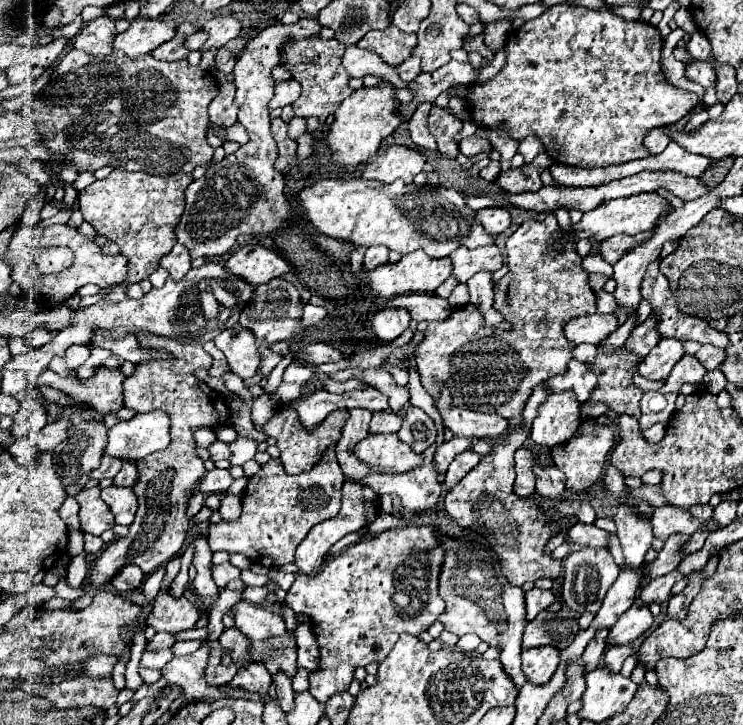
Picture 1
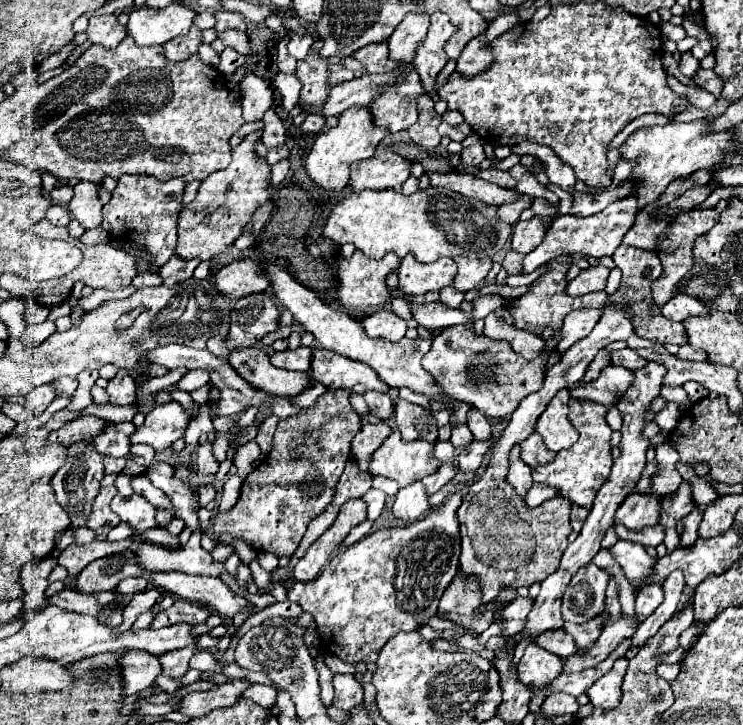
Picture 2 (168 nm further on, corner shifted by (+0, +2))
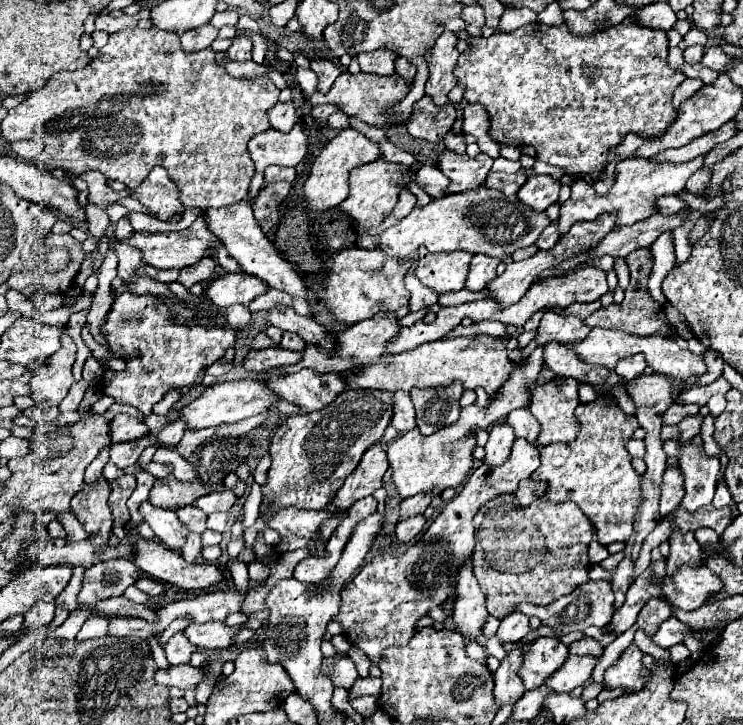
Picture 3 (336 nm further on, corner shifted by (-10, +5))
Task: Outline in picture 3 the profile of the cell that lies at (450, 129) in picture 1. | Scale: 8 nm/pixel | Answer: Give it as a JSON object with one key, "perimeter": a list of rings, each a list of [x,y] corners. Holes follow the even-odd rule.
{"perimeter":[[[422,97],[416,101],[414,111],[410,119],[406,121],[406,129],[412,137],[424,139],[424,141],[442,141],[442,137],[452,129],[452,123],[456,121],[456,109],[454,105],[446,105],[446,109],[438,109],[430,97]]]}

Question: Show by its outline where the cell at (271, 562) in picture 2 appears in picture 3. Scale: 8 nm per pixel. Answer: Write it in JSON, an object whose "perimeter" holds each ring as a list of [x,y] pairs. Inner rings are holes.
{"perimeter":[[[252,561],[252,563],[248,565],[248,571],[250,571],[250,581],[252,581],[252,583],[262,583],[262,581],[266,581],[268,575],[270,575],[270,567],[264,565],[264,563],[260,563],[260,561]]]}

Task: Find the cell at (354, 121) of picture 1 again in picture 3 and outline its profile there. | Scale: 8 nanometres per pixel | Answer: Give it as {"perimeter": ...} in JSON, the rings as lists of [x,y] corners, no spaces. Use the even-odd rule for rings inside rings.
{"perimeter":[[[352,127],[340,131],[332,141],[328,141],[320,149],[318,157],[312,163],[310,175],[304,183],[304,203],[306,203],[306,207],[310,211],[326,211],[326,209],[342,203],[348,197],[348,189],[350,189],[348,173],[358,165],[376,161],[378,157],[382,157],[382,151],[380,151],[380,145],[376,141],[368,139],[366,135],[362,135],[360,131],[356,131]]]}

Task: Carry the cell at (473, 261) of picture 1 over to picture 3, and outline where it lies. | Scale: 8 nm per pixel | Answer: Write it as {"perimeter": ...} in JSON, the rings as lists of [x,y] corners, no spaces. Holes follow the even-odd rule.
{"perimeter":[[[474,255],[464,287],[468,291],[484,289],[486,281],[492,281],[496,277],[498,263],[500,263],[500,259],[492,259],[492,257],[486,257],[486,255]]]}

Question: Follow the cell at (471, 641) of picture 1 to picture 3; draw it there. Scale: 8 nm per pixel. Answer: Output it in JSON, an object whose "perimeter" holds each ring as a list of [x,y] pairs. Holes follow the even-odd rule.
{"perimeter":[[[510,613],[508,617],[504,617],[500,621],[500,627],[496,631],[500,643],[516,643],[520,641],[522,637],[526,637],[530,631],[530,625],[528,625],[528,617],[524,613]]]}

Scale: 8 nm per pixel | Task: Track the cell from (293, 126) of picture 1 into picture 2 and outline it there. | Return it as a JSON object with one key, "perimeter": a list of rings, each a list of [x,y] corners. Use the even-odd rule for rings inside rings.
{"perimeter":[[[308,114],[308,118],[304,120],[304,124],[300,126],[304,132],[322,132],[326,126],[326,118],[320,114]]]}

